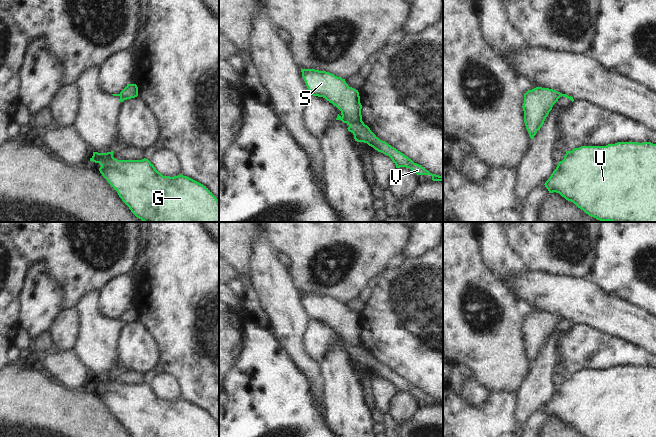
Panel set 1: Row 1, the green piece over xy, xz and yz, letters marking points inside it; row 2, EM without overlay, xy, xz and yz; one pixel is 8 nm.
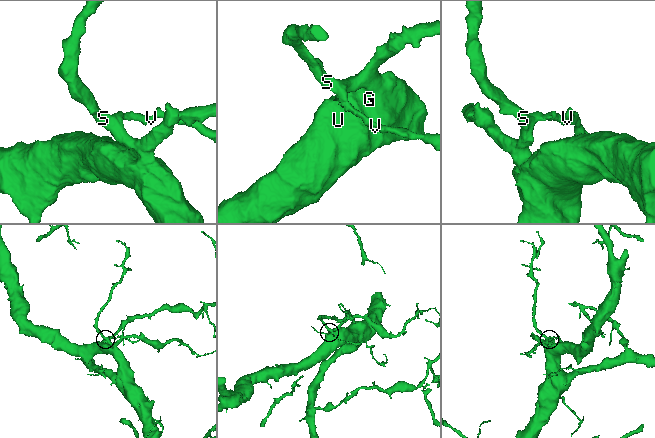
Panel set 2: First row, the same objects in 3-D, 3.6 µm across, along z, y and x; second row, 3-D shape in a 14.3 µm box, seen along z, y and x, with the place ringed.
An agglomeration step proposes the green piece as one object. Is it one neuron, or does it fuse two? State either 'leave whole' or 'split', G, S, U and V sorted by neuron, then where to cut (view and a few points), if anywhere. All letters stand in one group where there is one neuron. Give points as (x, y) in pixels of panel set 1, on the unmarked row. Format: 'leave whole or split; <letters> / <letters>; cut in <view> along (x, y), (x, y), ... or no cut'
split; G S U / V; cut in xz along (342, 340), (352, 345), (361, 345)

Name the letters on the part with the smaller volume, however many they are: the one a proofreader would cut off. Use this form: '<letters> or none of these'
V

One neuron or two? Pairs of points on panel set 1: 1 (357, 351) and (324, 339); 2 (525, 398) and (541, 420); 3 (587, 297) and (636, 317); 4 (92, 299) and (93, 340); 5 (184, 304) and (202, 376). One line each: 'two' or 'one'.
1: one
2: two
3: one
4: one
5: one

